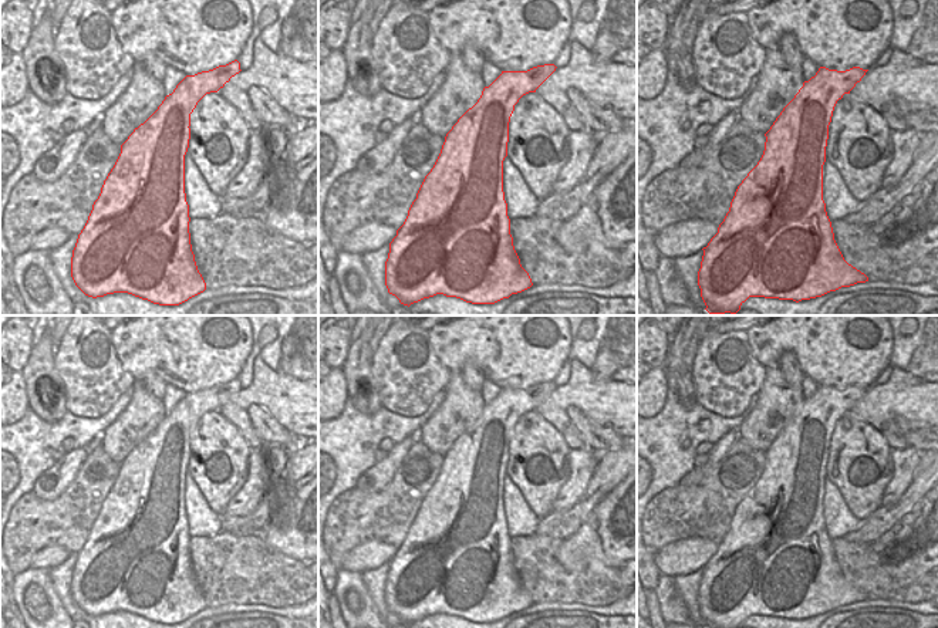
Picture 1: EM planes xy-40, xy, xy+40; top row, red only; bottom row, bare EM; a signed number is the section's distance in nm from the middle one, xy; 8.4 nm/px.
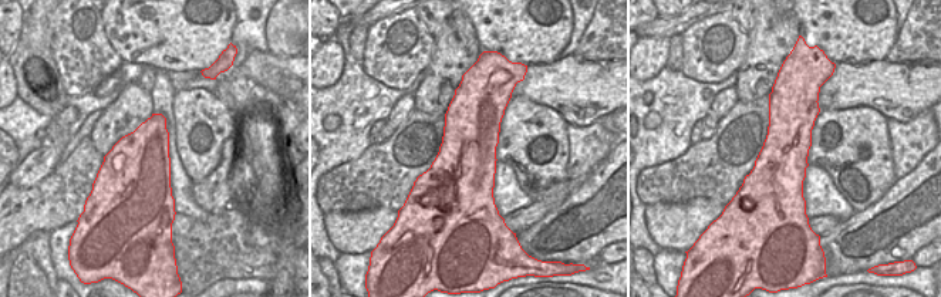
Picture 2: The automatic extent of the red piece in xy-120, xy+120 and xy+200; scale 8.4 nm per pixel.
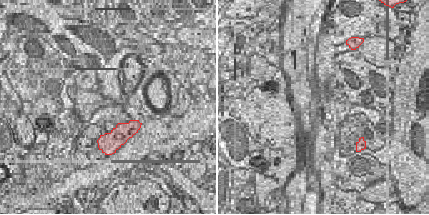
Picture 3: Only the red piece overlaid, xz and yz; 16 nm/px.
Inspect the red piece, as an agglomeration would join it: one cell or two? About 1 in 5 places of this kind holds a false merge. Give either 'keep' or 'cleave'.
keep

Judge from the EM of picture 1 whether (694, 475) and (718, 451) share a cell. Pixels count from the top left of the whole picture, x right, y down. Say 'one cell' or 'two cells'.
one cell

